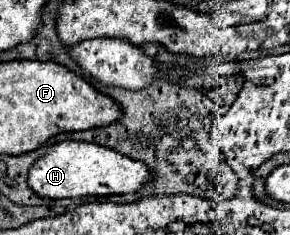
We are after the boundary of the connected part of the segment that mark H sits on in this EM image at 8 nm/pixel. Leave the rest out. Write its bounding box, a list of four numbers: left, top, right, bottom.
[27,141,151,199]

